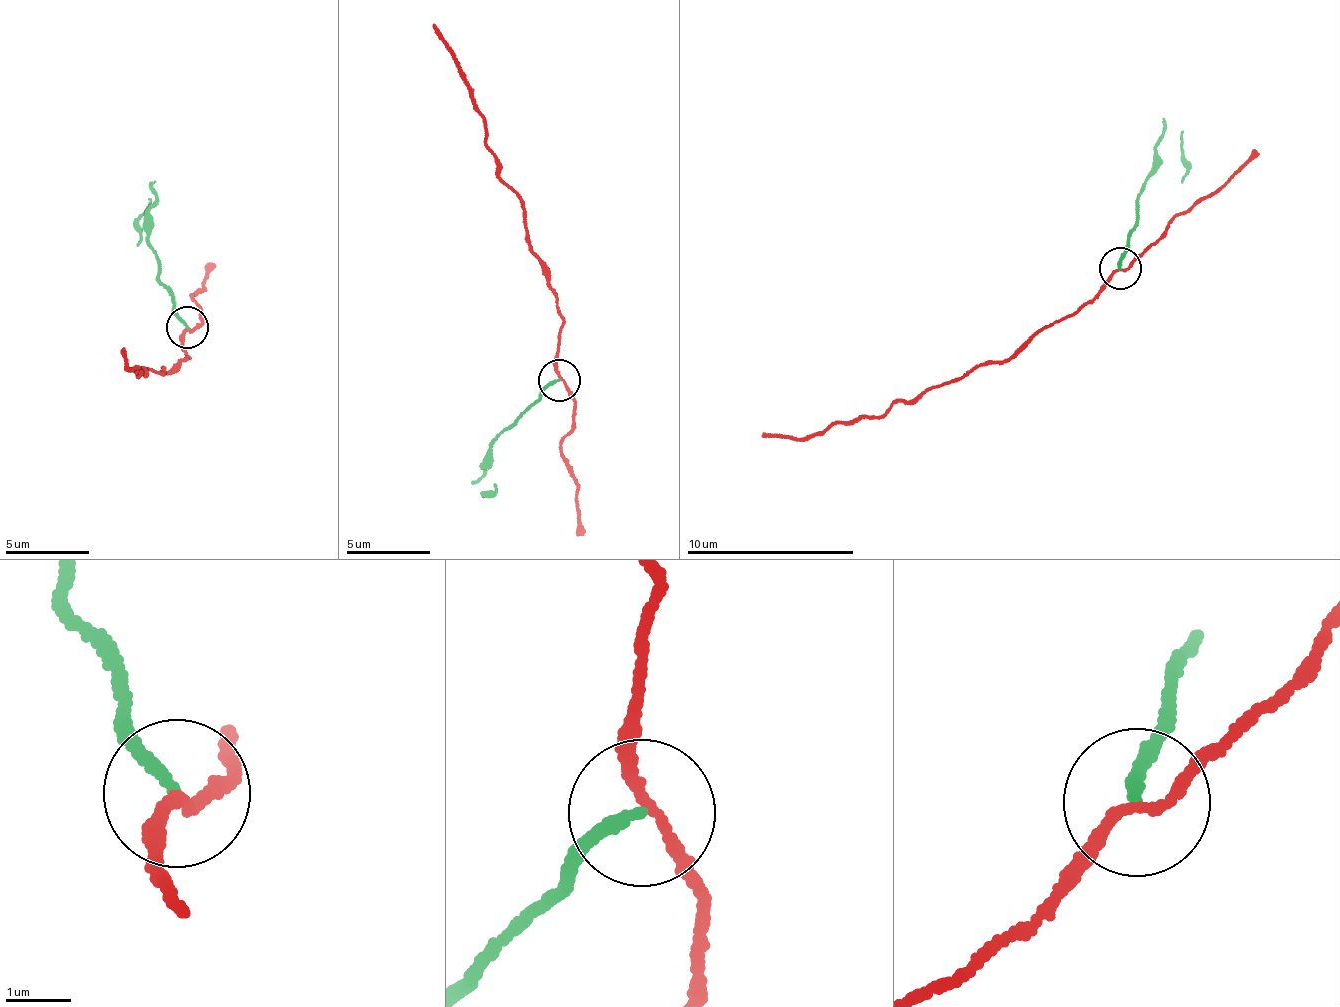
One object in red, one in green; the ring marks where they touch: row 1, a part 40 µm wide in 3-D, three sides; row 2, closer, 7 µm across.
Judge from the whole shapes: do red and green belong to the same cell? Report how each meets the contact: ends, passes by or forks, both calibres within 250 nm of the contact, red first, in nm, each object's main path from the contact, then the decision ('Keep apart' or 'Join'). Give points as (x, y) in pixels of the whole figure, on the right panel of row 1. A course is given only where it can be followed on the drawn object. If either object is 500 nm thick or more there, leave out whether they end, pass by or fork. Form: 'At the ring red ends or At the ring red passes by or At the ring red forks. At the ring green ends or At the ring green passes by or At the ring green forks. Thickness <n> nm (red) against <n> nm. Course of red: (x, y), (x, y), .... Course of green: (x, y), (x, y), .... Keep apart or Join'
At the ring red passes by. At the ring green ends. Thickness 150 nm (red) against 180 nm. Course of red: (1121, 271), (1074, 311), (997, 362), (930, 387), (881, 415), (836, 422), (802, 438), (763, 432). Course of green: (1121, 267), (1127, 233), (1135, 226), (1137, 196), (1165, 129), (1182, 130), (1187, 172), (1180, 182). Keep apart

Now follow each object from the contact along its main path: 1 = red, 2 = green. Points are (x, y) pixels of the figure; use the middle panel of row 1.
1: (561, 380), (561, 324), (532, 247), (524, 207), (503, 183), (484, 134), (472, 90), (432, 26)
2: (559, 381), (498, 432), (479, 480), (482, 496), (497, 491), (493, 483)

